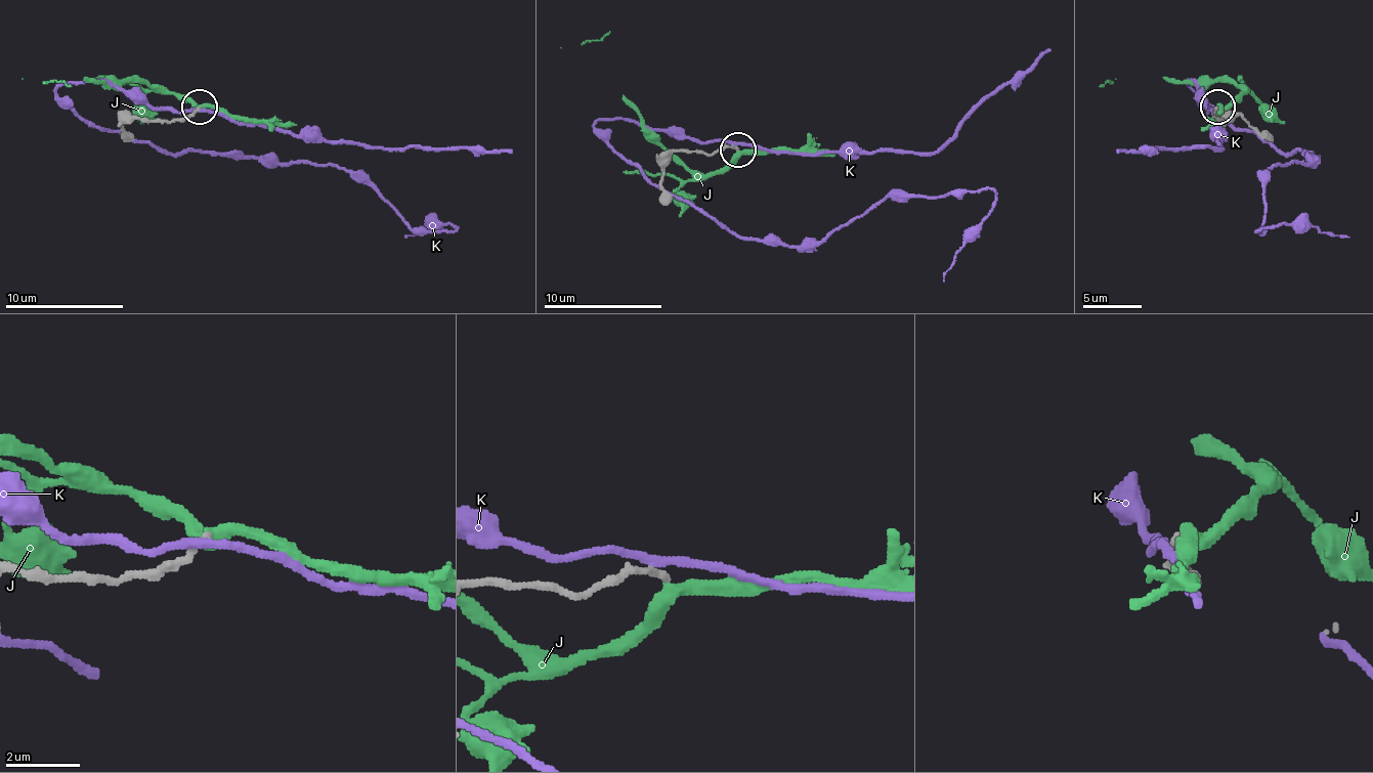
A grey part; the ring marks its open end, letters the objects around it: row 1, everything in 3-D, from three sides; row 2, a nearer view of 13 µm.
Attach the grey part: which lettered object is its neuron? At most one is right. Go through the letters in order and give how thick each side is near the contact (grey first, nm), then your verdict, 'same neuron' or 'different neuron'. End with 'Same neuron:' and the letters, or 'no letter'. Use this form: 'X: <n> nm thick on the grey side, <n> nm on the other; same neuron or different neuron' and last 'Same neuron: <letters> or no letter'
J: 200 nm thick on the grey side, 360 nm on the other; same neuron
K: 240 nm thick on the grey side, 240 nm on the other; different neuron
Same neuron: J

